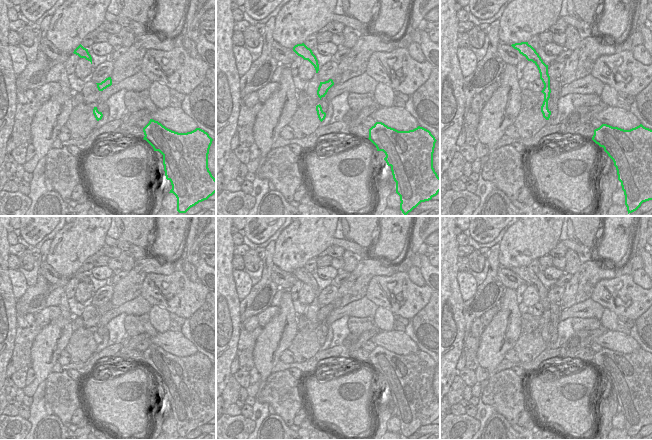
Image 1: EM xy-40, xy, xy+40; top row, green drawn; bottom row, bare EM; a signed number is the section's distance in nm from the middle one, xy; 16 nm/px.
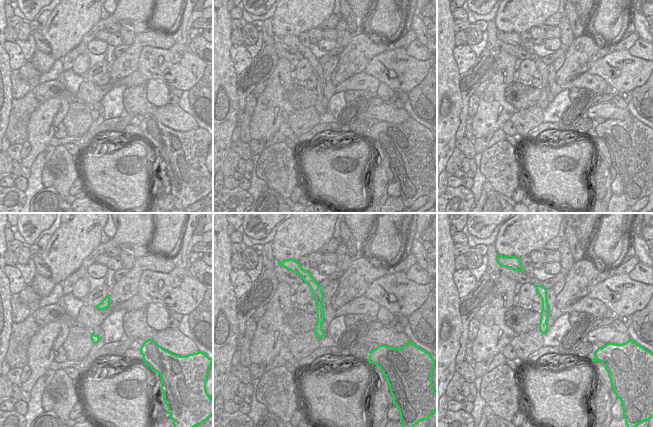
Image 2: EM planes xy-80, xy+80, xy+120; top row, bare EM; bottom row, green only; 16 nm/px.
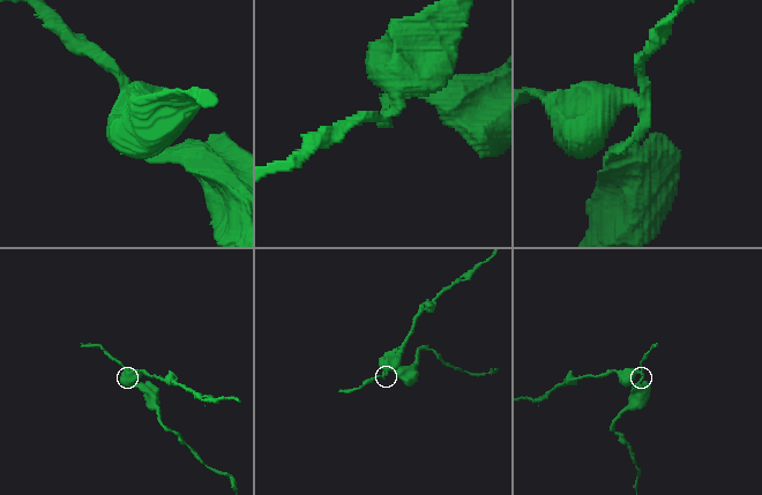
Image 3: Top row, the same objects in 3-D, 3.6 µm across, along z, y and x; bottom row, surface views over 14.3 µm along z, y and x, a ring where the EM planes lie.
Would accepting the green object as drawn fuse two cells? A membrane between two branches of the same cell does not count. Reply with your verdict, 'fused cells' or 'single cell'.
fused cells

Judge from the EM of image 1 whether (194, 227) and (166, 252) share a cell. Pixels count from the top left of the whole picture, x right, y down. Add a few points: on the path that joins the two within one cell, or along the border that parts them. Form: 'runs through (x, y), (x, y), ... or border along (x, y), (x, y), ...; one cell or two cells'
border along (188, 226), (184, 239); two cells

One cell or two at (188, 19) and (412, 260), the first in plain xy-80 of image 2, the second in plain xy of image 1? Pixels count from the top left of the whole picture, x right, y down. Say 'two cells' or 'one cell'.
two cells

